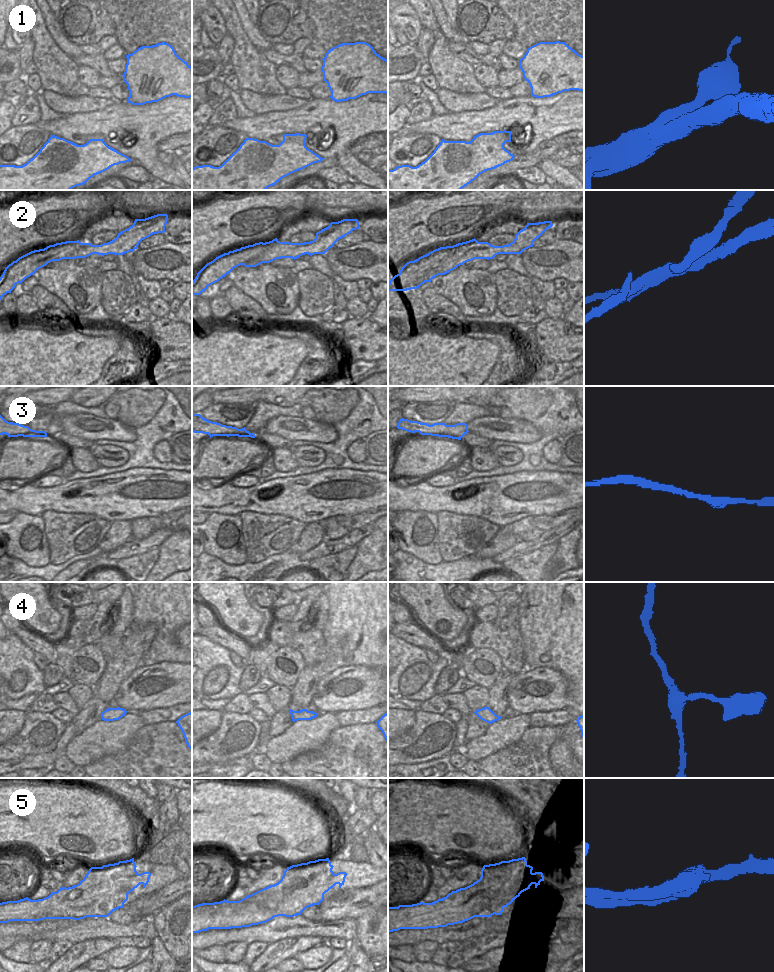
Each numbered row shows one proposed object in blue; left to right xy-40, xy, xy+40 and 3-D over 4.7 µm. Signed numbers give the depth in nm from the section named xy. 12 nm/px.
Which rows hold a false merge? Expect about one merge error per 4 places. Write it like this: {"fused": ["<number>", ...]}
{"fused": ["2", "5"]}

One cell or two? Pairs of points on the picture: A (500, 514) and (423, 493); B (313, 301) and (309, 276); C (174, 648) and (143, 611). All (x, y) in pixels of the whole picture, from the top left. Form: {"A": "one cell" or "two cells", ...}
{"A": "one cell", "B": "one cell", "C": "one cell"}

